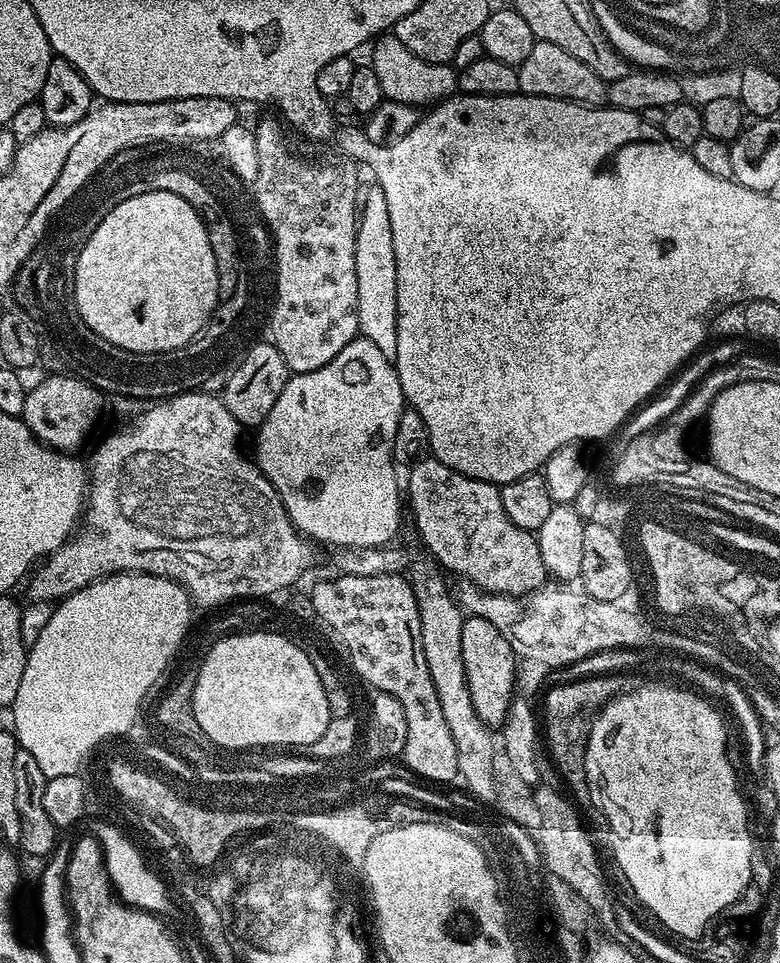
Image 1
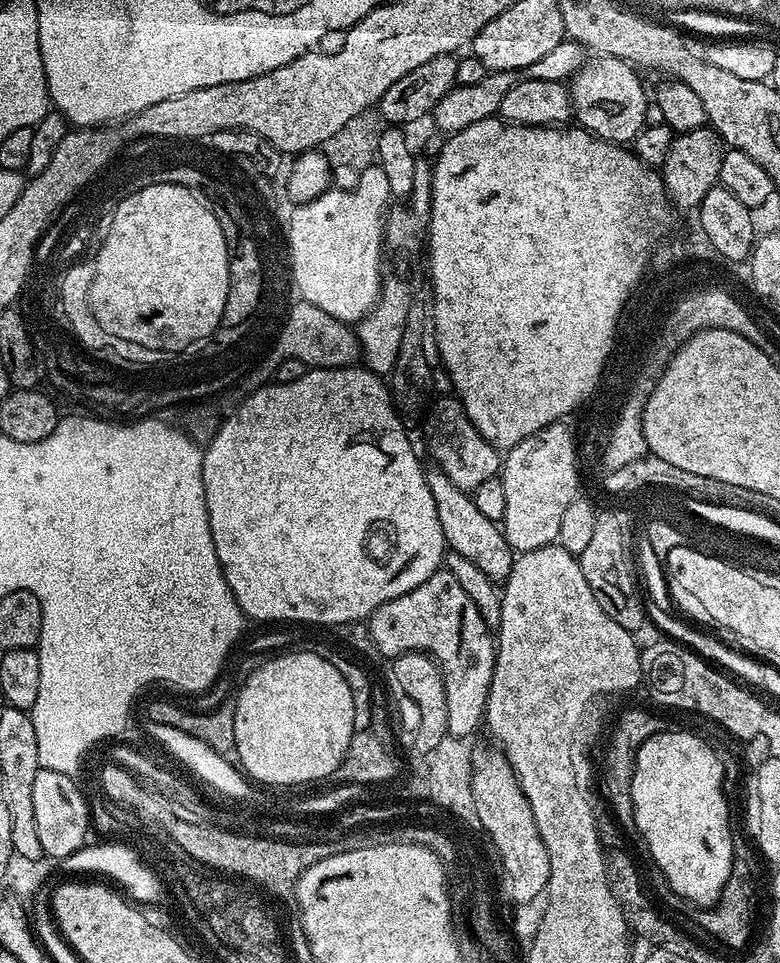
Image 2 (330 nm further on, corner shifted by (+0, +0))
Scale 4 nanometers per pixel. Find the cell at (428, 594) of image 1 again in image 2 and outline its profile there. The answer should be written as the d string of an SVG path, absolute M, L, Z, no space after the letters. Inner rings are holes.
M477 747L472 753L477 759L476 805L480 809L481 820L484 820L489 831L492 831L496 844L499 844L504 853L505 864L513 876L512 887L515 887L515 896L519 896L520 900L526 900L540 891L545 878L550 878L550 858L546 854L542 834L538 834L538 826L534 822L530 804L522 794L522 786L510 762L499 747L491 747Z

